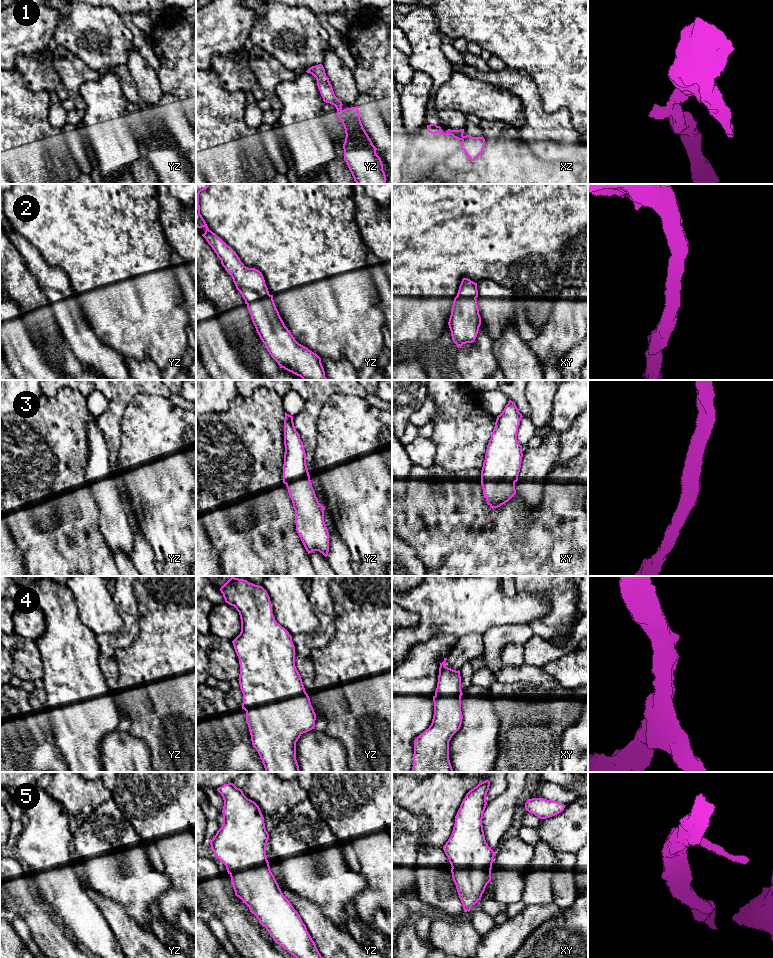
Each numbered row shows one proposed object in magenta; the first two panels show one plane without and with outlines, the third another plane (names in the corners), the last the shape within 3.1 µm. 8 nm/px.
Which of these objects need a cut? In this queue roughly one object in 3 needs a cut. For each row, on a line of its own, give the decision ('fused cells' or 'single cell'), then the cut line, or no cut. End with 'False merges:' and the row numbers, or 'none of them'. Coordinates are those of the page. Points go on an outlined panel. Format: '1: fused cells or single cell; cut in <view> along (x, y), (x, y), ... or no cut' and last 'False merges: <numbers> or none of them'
1: fused cells; cut in yz along (340, 109), (337, 111)
2: single cell; no cut
3: single cell; no cut
4: single cell; no cut
5: single cell; no cut
False merges: 1

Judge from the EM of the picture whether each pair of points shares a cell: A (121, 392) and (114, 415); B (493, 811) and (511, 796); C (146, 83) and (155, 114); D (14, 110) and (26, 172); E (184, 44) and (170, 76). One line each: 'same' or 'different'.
A: same
B: same
C: same
D: same
E: same

